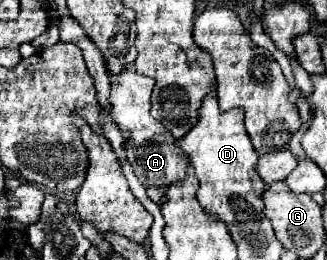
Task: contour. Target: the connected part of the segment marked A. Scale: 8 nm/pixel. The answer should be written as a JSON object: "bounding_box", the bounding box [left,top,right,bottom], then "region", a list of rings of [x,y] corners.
{"bounding_box":[109,70,189,204],"region":[[[123,70],[119,76],[109,74],[109,78],[111,78],[113,116],[119,124],[119,128],[131,132],[131,140],[129,140],[129,144],[125,144],[127,158],[135,170],[135,176],[145,186],[147,196],[153,202],[163,204],[163,196],[165,196],[167,188],[171,184],[183,180],[183,176],[187,176],[189,160],[175,146],[175,138],[171,136],[171,132],[163,124],[159,124],[155,118],[151,118],[151,114],[149,114],[149,110],[151,110],[149,98],[151,98],[151,90],[153,90],[155,80],[151,80],[149,76],[141,76],[133,70]]]}

